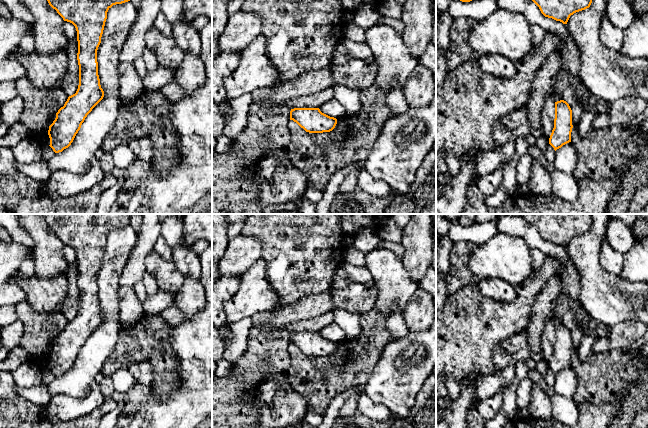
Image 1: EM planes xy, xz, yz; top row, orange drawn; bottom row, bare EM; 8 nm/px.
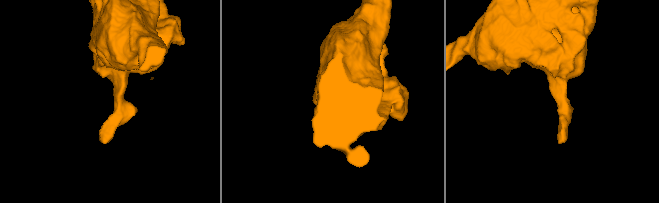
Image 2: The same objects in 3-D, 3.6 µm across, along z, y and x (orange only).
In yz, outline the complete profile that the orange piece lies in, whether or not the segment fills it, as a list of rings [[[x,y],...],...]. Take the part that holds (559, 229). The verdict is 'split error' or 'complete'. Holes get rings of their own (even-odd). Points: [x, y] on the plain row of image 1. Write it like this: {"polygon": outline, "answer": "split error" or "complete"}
{"polygon": [[[498,214],[516,216],[532,224],[548,242],[567,248],[571,239],[592,227],[591,214]]], "answer": "complete"}

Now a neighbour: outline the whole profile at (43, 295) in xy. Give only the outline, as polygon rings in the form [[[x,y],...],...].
[[[18,272],[15,281],[26,294],[26,300],[38,313],[48,313],[61,308],[68,292],[68,280],[65,273],[51,279],[38,277],[23,278]]]

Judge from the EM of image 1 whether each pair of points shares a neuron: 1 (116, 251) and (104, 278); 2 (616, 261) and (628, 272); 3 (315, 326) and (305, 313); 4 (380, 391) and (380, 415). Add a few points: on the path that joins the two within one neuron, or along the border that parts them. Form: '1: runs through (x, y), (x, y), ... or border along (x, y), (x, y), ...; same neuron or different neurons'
1: runs through (115, 258), (110, 271); same neuron
2: border along (623, 255), (623, 267), (619, 274); different neurons
3: border along (331, 310), (311, 318), (286, 324); different neurons
4: border along (363, 391), (373, 402), (381, 403), (392, 414); different neurons

